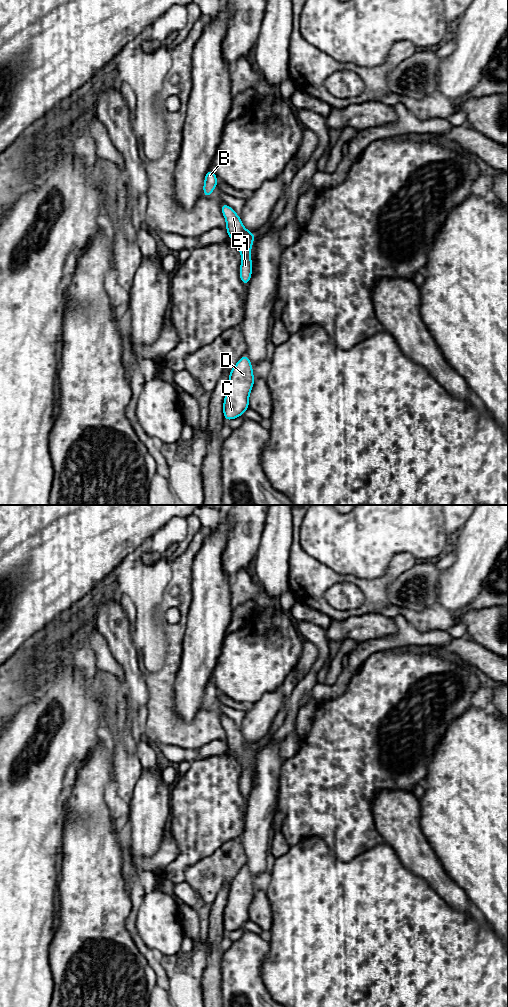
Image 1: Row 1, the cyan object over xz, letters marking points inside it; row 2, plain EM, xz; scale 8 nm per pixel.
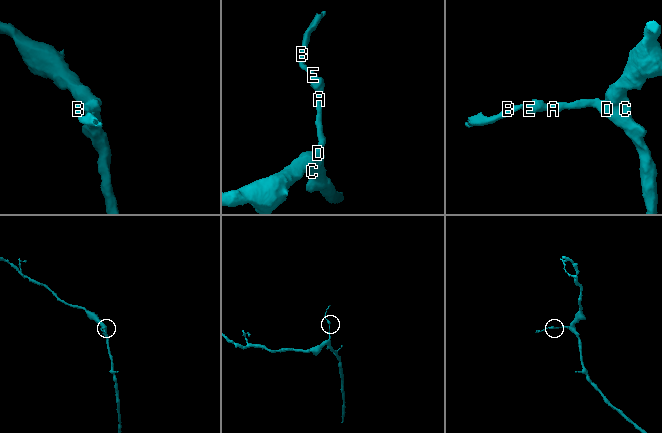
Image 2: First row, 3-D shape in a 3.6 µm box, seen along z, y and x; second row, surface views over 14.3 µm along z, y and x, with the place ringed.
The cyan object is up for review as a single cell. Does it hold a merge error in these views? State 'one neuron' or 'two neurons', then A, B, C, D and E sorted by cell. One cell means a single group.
one neuron; groups A B C D E

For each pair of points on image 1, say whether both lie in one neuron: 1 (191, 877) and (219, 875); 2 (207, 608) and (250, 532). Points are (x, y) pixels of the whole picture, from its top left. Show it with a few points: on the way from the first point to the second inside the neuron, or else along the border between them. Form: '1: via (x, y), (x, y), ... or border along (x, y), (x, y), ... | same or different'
1: via (198, 876), (212, 876) | same
2: border along (223, 551), (222, 568), (230, 580) | different

